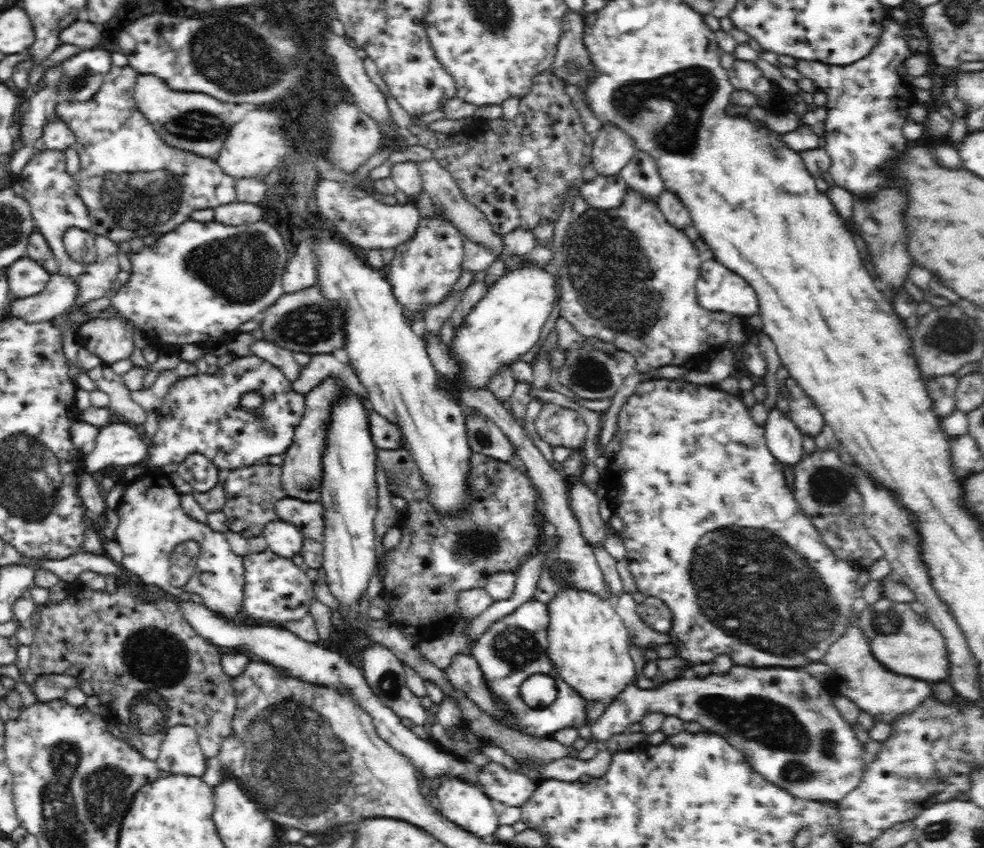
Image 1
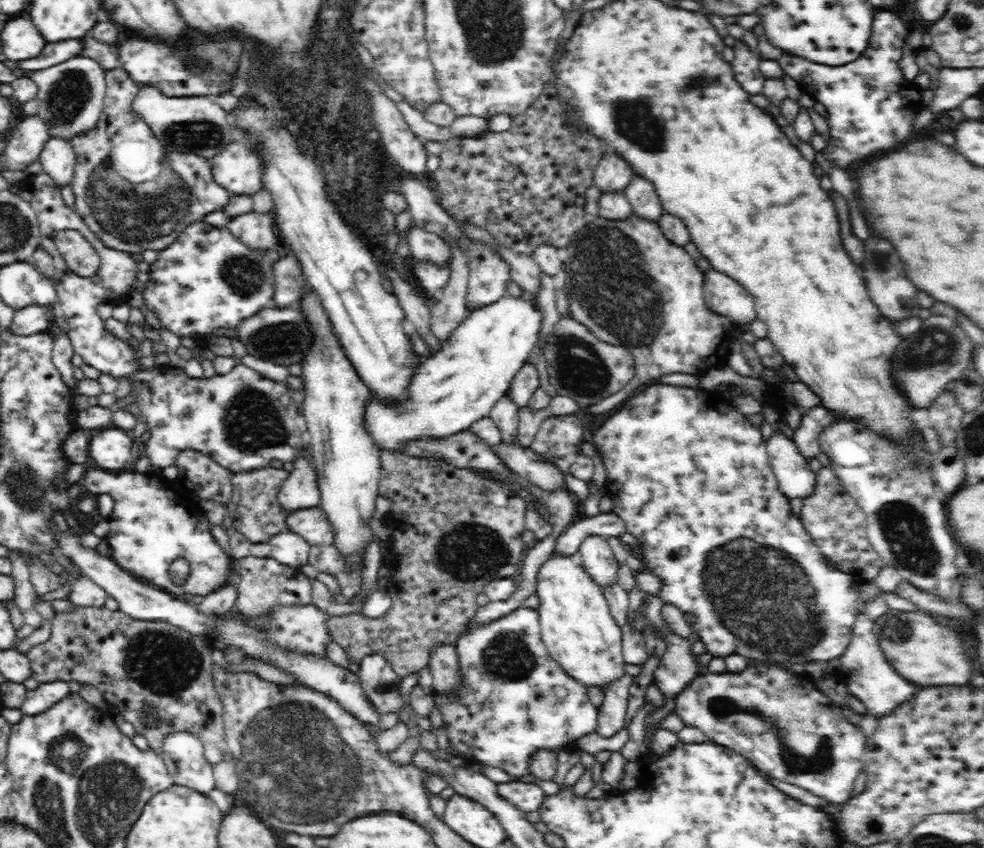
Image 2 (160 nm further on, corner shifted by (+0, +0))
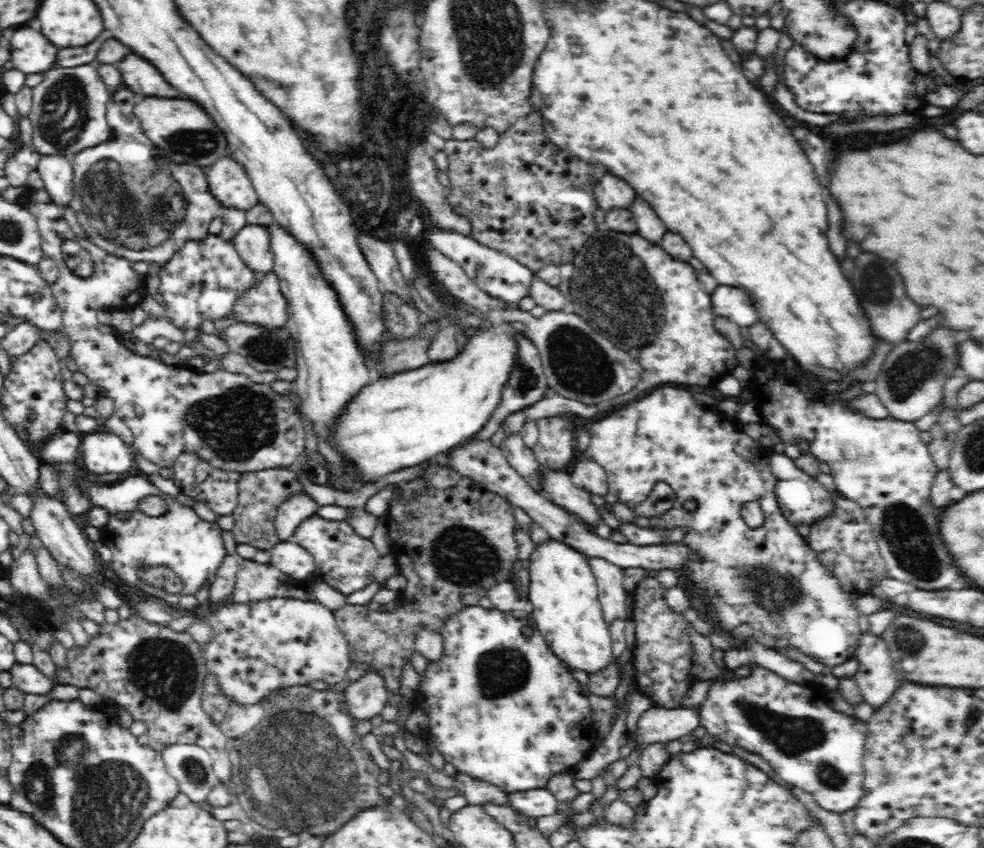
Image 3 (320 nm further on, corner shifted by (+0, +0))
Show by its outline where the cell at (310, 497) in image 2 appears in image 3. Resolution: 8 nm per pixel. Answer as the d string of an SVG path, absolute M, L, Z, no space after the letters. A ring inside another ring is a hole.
M308 494L292 495L278 508L276 516L276 532L279 533L280 542L286 542L296 534L298 526L315 515L319 505Z

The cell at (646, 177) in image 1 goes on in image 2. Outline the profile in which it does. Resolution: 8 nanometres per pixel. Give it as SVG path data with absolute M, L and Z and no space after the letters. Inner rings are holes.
M634 174L632 184L623 192L630 205L632 205L632 210L636 216L652 220L658 224L664 212L654 186L648 180Z

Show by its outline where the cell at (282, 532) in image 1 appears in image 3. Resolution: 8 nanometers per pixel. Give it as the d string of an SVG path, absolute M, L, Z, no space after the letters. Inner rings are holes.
M279 542L270 550L271 564L294 579L311 583L318 578L314 557L299 544Z

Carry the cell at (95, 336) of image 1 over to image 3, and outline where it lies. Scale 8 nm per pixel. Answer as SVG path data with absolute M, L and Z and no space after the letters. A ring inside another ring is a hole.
M43 189L34 192L34 194L32 194L32 196L30 196L25 202L25 205L28 211L30 211L36 219L41 238L43 257L52 259L59 269L59 277L55 283L51 284L51 289L52 294L55 296L56 304L63 316L61 329L70 340L71 358L74 358L78 370L88 377L89 384L104 389L104 393L106 393L105 397L109 397L114 402L114 416L124 421L126 426L130 428L130 431L133 432L133 444L130 448L134 454L141 454L146 461L154 463L154 465L159 466L159 468L172 468L174 462L176 462L182 454L194 454L197 458L202 458L205 462L208 462L216 468L228 472L239 473L258 472L263 471L264 469L273 468L288 469L288 467L295 462L298 454L303 453L303 447L305 446L305 432L304 426L302 426L302 422L300 422L300 418L298 418L296 406L292 403L292 398L280 396L280 393L273 392L270 385L257 384L256 382L249 380L247 376L242 375L242 373L231 373L220 368L217 371L212 372L212 374L194 374L194 370L178 370L178 366L176 368L170 368L170 366L166 366L166 364L162 363L159 358L156 359L150 356L138 355L134 351L126 348L126 346L120 342L118 332L116 332L111 325L102 325L98 322L98 312L102 312L102 310L111 311L126 308L126 302L128 302L128 296L130 296L130 293L134 292L136 288L141 288L143 286L143 278L132 269L133 262L124 259L124 257L117 257L106 252L104 249L92 243L88 238L78 239L76 234L70 229L68 222L64 219L63 210L52 201L52 197L48 195L46 190Z

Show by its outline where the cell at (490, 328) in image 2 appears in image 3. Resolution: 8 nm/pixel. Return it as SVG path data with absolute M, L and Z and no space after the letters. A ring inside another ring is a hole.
M516 322L494 328L492 332L476 332L476 336L466 344L464 352L451 361L382 377L356 394L352 412L348 412L348 416L344 416L344 424L340 424L340 440L344 440L344 448L348 448L348 452L360 460L360 464L364 464L364 472L368 472L368 484L392 472L427 464L484 428L486 420L500 405L502 390L516 358L516 344L512 338L514 334L522 332L520 326L522 324Z

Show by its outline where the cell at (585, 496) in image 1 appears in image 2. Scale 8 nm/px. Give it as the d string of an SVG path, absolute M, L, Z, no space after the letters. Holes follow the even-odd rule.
M598 535L587 536L577 545L577 550L582 556L585 571L595 580L602 592L617 583L620 565L608 545L608 540Z

